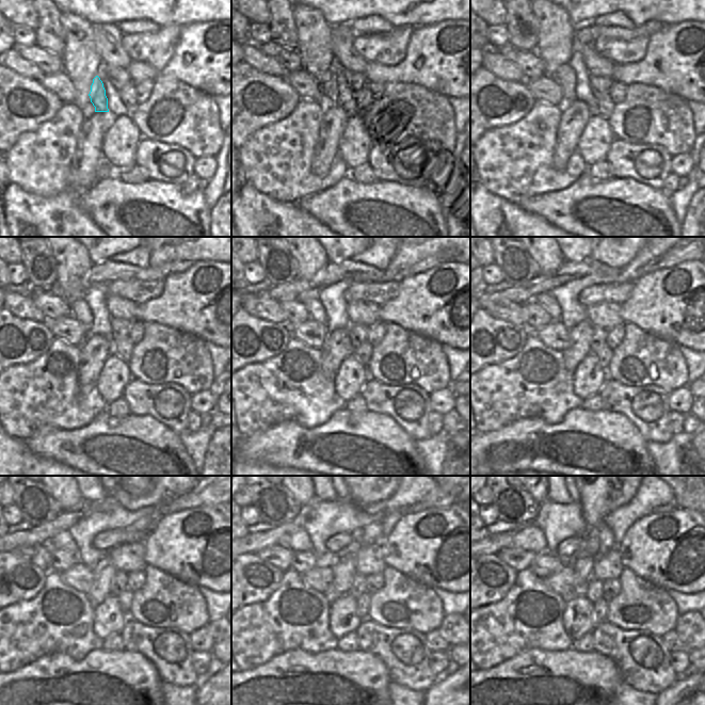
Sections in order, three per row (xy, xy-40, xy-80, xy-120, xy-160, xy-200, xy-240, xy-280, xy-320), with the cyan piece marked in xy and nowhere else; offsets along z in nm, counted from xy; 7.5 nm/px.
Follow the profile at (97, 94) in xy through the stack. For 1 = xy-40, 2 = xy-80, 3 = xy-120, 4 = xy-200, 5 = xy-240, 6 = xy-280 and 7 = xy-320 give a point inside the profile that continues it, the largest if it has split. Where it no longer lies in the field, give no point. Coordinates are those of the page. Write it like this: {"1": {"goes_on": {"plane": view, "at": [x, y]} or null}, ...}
{"1": {"goes_on": {"plane": "xy-40", "at": [330, 96]}}, "2": {"goes_on": {"plane": "xy-80", "at": [564, 76]}}, "3": {"goes_on": {"plane": "xy-120", "at": [79, 308]}}, "4": {"goes_on": {"plane": "xy-200", "at": [547, 301]}}, "5": {"goes_on": {"plane": "xy-240", "at": [64, 541]}}, "6": {"goes_on": {"plane": "xy-280", "at": [300, 541]}}, "7": {"goes_on": {"plane": "xy-320", "at": [531, 538]}}}

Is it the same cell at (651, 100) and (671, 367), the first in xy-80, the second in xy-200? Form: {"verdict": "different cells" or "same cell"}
{"verdict": "same cell"}

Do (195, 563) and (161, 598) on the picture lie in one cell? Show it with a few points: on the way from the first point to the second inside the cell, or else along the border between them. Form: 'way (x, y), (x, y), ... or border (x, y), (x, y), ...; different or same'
border (157, 567), (198, 588); different

